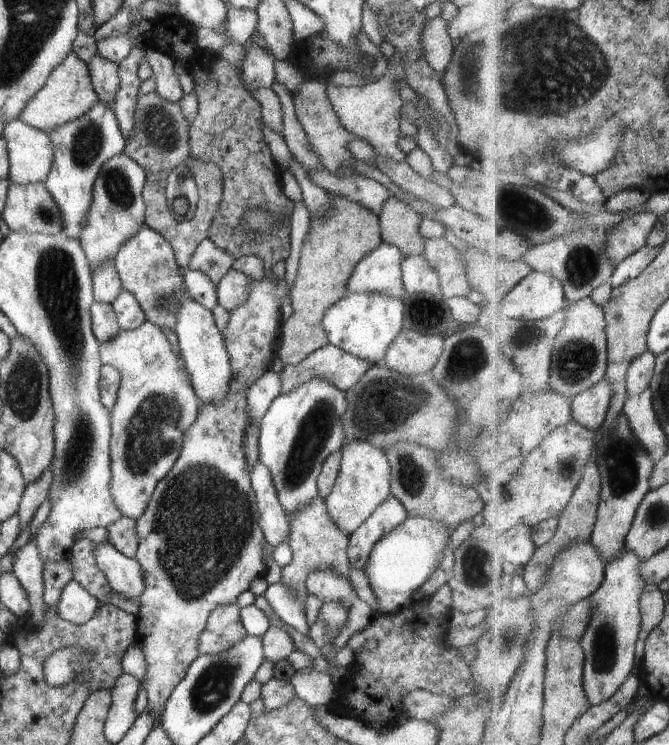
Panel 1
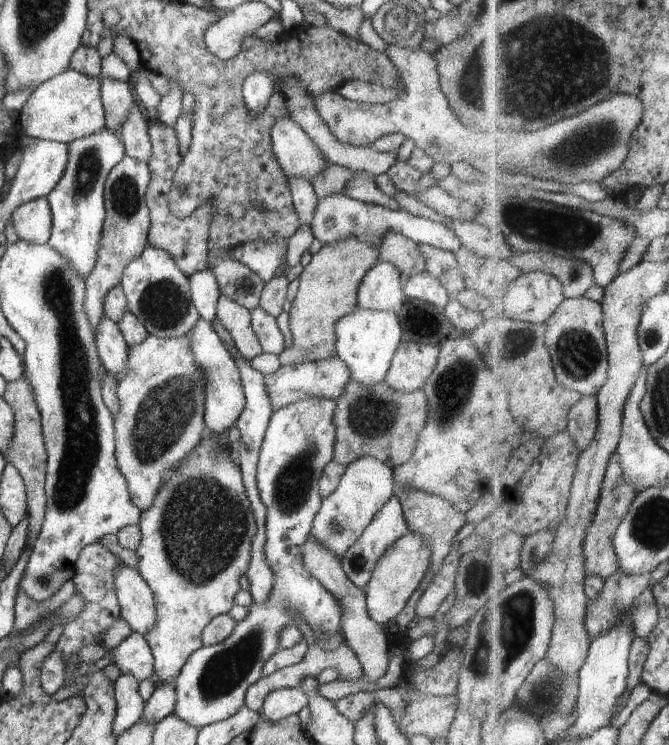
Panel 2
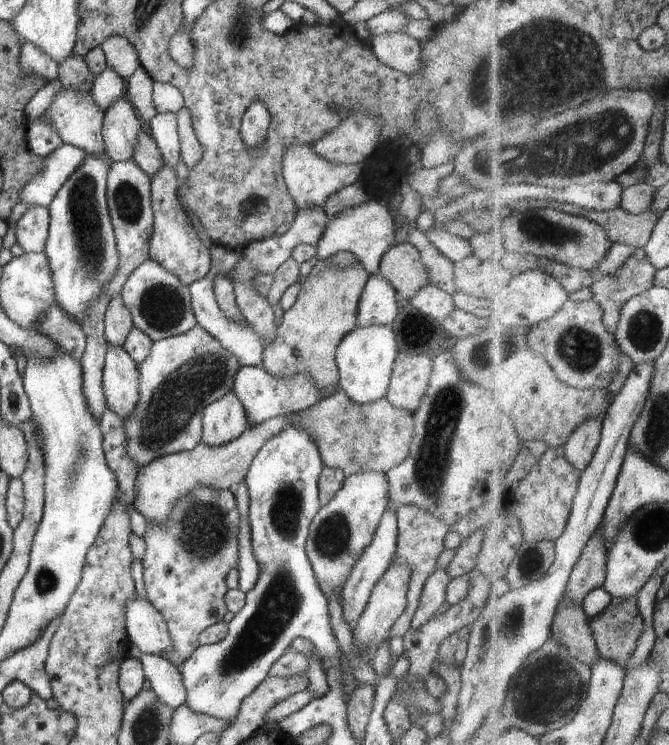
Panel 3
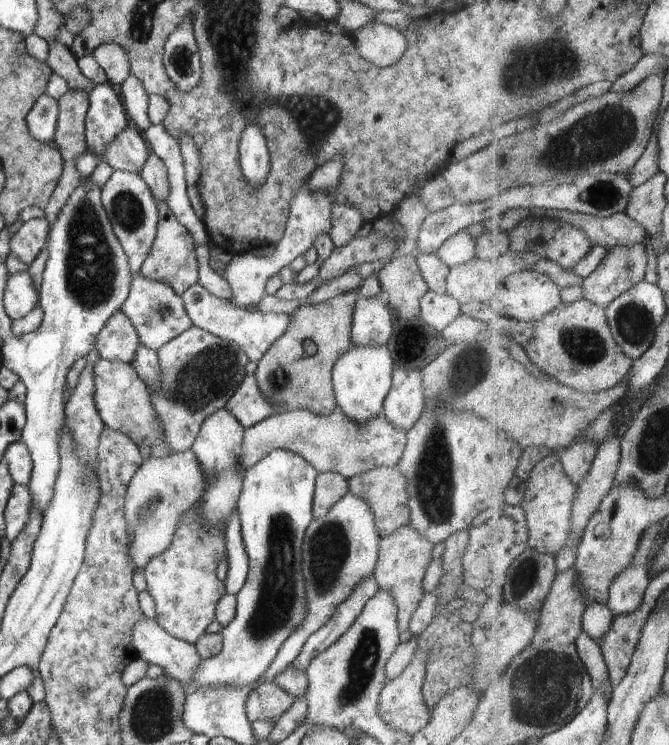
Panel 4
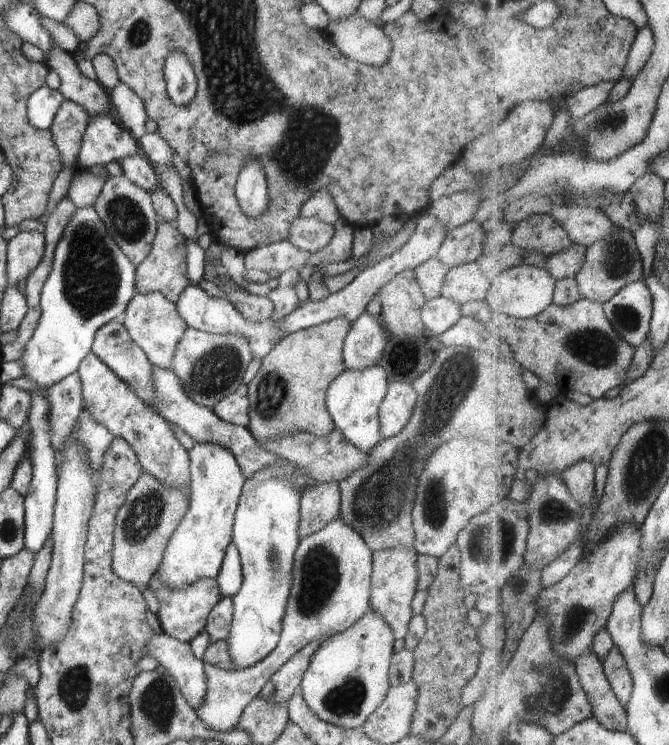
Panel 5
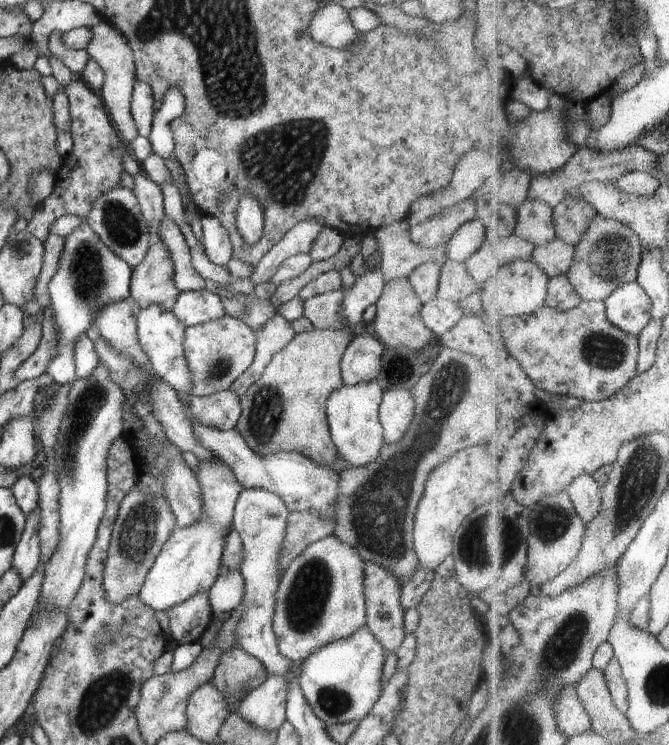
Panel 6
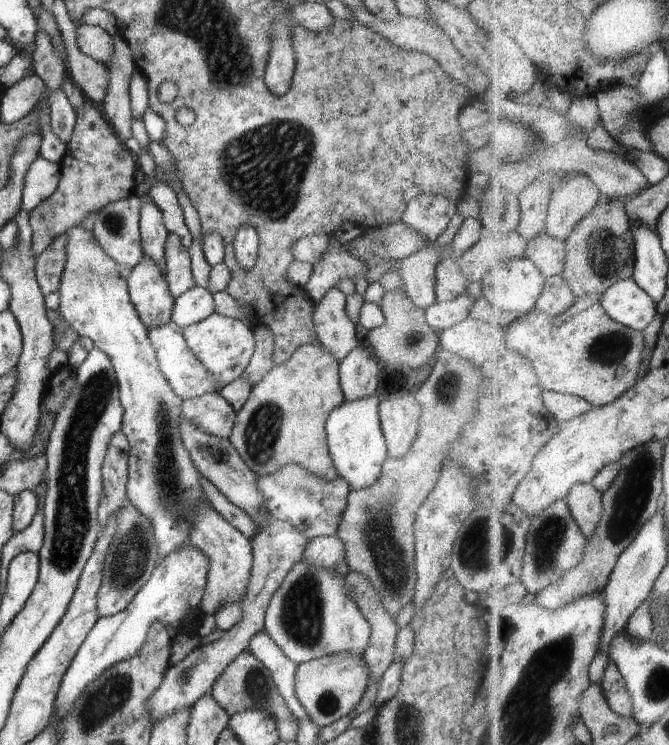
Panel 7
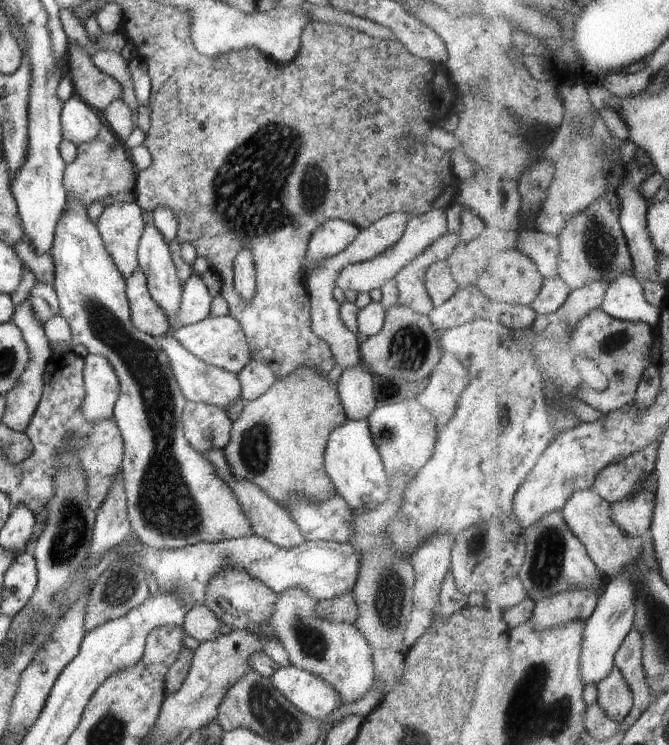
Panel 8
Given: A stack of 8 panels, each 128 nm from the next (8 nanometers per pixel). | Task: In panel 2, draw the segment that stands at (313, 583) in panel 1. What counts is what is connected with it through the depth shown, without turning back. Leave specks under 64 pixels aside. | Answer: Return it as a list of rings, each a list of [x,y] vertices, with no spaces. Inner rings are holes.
[[[306,397],[301,401],[290,403],[271,414],[266,429],[259,457],[257,460],[256,486],[265,506],[265,545],[266,564],[273,574],[273,583],[267,599],[263,603],[253,602],[247,607],[248,614],[236,623],[232,634],[226,640],[213,645],[202,645],[195,650],[184,663],[179,675],[175,678],[176,704],[173,715],[179,716],[196,728],[225,721],[234,716],[245,706],[245,694],[260,677],[265,662],[278,650],[282,631],[286,627],[296,626],[292,612],[304,618],[310,630],[317,631],[323,641],[320,648],[333,651],[342,647],[345,637],[341,630],[342,611],[338,601],[313,577],[303,563],[303,546],[311,536],[313,520],[321,507],[319,478],[323,468],[333,459],[335,443],[335,426],[332,422],[336,403],[330,399]]]

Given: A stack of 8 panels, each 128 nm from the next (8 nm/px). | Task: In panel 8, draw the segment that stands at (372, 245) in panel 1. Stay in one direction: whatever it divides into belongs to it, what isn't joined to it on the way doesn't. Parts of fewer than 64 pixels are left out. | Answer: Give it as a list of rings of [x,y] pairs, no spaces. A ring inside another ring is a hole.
[[[302,366],[284,378],[276,378],[264,396],[246,401],[240,417],[232,423],[231,438],[224,448],[224,458],[230,466],[232,476],[254,482],[280,506],[288,504],[290,496],[302,496],[304,500],[324,502],[336,488],[324,470],[324,456],[328,436],[334,428],[344,424],[345,415],[337,389],[329,381],[328,374],[320,374],[314,368]]]

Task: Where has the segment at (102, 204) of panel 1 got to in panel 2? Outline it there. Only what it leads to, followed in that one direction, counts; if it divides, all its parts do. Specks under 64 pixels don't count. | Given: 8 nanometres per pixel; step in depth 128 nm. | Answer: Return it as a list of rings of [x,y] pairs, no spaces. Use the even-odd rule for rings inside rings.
[[[124,157],[108,174],[104,185],[106,216],[100,239],[100,248],[92,272],[85,278],[85,299],[83,309],[88,317],[91,331],[95,333],[102,322],[105,296],[121,283],[124,269],[136,260],[147,245],[151,227],[149,208],[145,201],[148,183],[151,179],[149,166],[132,157]]]

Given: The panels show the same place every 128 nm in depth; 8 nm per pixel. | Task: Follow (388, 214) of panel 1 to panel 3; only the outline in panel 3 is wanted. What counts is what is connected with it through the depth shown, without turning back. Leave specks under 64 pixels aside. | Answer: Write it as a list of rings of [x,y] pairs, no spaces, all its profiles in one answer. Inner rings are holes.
[[[407,242],[394,243],[379,261],[379,274],[396,290],[398,300],[405,307],[416,292],[429,284],[426,266],[418,250]]]

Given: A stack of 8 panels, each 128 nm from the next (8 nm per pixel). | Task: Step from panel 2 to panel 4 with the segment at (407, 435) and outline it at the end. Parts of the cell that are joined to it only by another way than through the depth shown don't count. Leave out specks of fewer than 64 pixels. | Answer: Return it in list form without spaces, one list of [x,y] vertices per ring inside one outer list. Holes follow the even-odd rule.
[[[338,406],[327,417],[313,415],[308,411],[272,415],[252,428],[245,429],[241,444],[241,467],[248,470],[272,451],[286,449],[304,458],[317,474],[336,472],[349,479],[378,467],[398,464],[407,443],[405,434],[406,431],[394,429],[384,414],[370,423],[354,424]],[[191,450],[162,459],[145,459],[128,483],[123,508],[123,516],[127,520],[127,555],[134,573],[145,572],[150,560],[170,546],[183,514],[195,506],[204,485],[204,477]]]

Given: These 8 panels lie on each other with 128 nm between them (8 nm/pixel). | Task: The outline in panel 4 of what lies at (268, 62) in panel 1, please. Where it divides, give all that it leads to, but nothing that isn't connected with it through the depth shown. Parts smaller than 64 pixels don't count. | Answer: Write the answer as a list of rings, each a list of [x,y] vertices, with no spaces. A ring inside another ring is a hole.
[[[250,122],[242,130],[238,150],[244,180],[250,186],[262,184],[262,180],[268,176],[270,159],[267,140],[260,130],[260,124]]]

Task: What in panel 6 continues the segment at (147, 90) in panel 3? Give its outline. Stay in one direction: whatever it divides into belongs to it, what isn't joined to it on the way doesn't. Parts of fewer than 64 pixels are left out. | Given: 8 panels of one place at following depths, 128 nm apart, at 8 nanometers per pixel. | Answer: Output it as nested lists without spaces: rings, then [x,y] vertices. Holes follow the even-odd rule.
[[[108,22],[98,23],[91,29],[91,41],[86,48],[89,58],[95,60],[104,71],[105,79],[100,94],[115,130],[126,144],[131,143],[139,134],[130,111],[130,100],[135,82],[135,62],[128,41]]]

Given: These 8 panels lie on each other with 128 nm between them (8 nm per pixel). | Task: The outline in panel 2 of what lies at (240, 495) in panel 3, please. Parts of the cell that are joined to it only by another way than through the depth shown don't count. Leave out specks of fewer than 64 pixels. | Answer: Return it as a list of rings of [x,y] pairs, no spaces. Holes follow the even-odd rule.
[[[218,317],[212,322],[214,331],[218,333],[218,336],[222,341],[226,341],[228,345],[228,351],[236,361],[236,366],[239,368],[239,375],[241,376],[241,383],[243,386],[243,393],[245,396],[245,409],[242,411],[240,418],[236,421],[236,428],[240,430],[240,440],[233,442],[232,450],[236,452],[236,464],[240,469],[243,485],[246,491],[246,496],[249,500],[250,508],[252,509],[255,525],[256,534],[252,537],[251,542],[251,557],[250,562],[246,571],[246,578],[248,578],[249,588],[248,592],[253,598],[253,602],[263,603],[268,596],[270,587],[273,583],[273,574],[270,567],[266,564],[264,545],[265,545],[265,506],[261,503],[257,486],[256,486],[256,473],[257,473],[257,460],[261,449],[261,444],[269,425],[271,414],[273,413],[268,393],[266,392],[266,385],[264,382],[264,375],[257,370],[254,370],[251,366],[246,364],[246,361],[240,356],[236,356],[234,340],[232,340],[231,334],[222,326]]]

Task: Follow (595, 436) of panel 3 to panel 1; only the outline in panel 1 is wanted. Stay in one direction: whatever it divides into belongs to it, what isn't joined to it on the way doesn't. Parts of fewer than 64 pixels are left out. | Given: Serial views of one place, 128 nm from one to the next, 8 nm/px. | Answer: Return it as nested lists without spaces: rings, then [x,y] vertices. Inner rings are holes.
[[[606,376],[596,387],[574,398],[574,420],[590,430],[596,430],[596,433],[601,431],[608,420],[608,412],[612,410],[614,390],[616,388]]]

